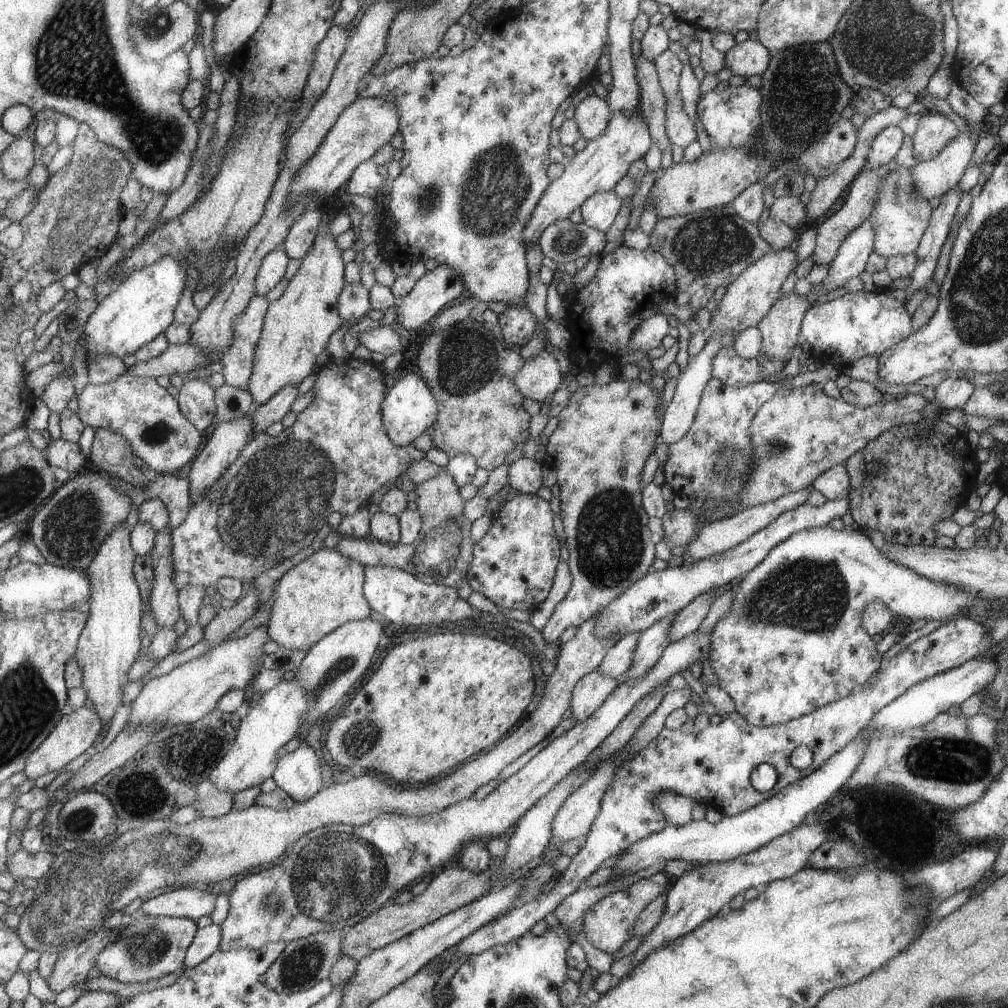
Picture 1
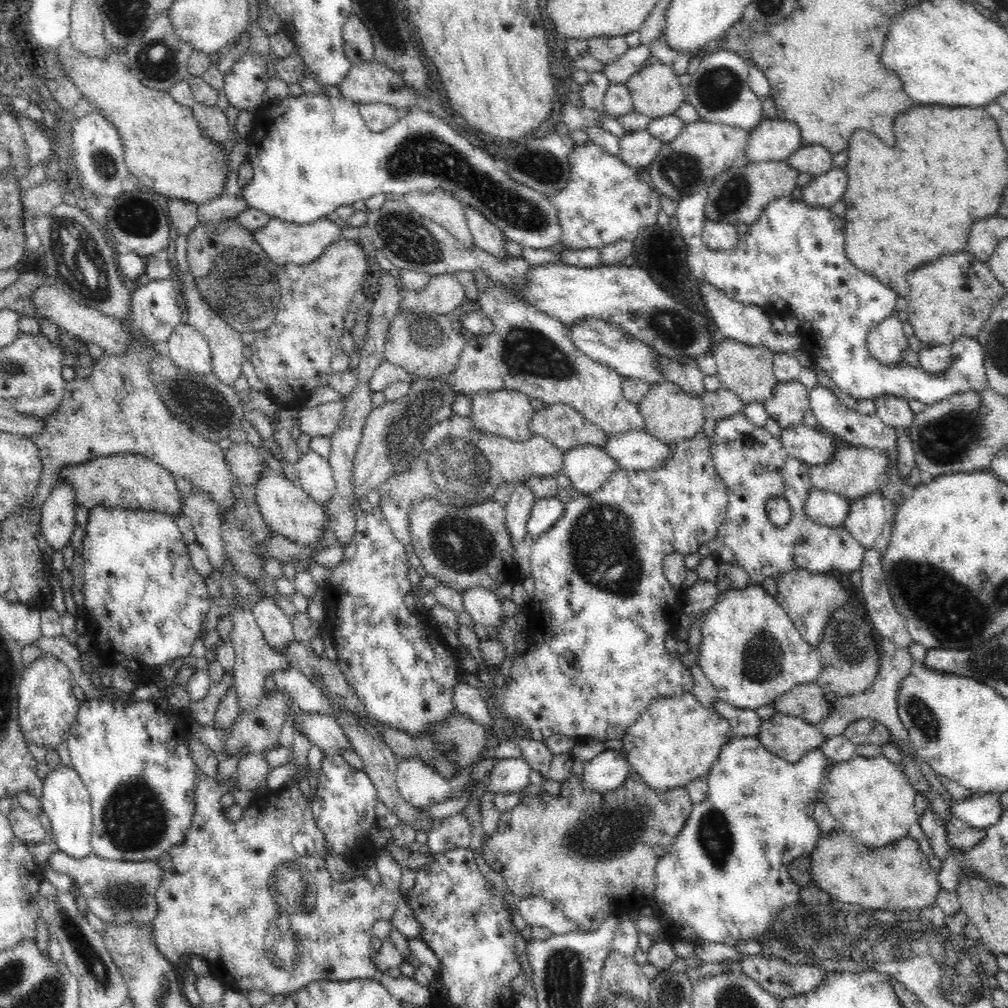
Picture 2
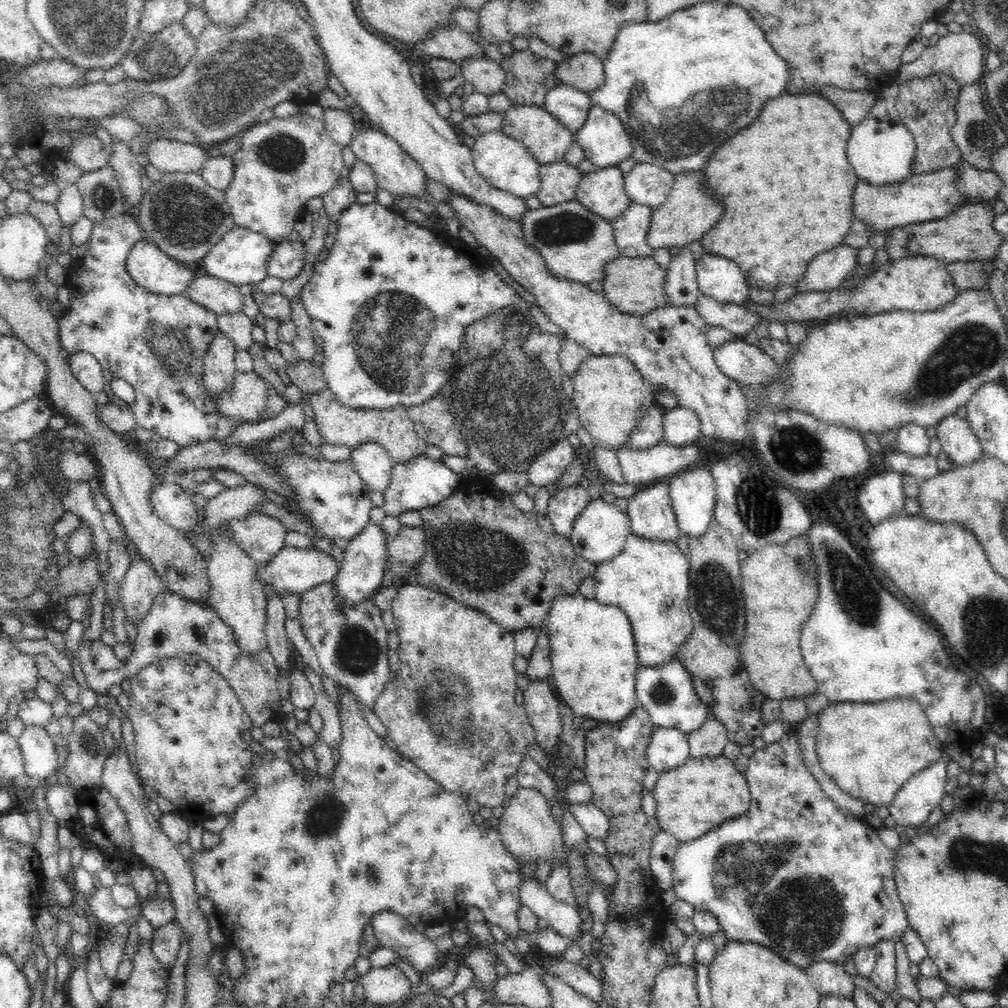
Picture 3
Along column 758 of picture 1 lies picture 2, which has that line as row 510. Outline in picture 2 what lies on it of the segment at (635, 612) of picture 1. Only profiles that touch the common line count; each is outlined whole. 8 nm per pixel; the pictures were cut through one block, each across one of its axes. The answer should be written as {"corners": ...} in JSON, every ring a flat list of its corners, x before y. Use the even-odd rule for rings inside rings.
{"corners":[[558,498,537,499,537,504,533,506,530,513,527,534,536,541,542,534,546,534,554,525,562,520,565,513,566,504]]}

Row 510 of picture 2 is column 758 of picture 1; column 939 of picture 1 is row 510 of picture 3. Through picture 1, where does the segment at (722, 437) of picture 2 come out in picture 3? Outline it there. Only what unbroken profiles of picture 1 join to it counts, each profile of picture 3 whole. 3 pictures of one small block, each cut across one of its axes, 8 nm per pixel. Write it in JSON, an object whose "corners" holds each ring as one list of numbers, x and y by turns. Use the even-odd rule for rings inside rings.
{"corners":[[666,482,638,491,628,498,627,514,634,536,655,541,675,542,681,531,672,508]]}

